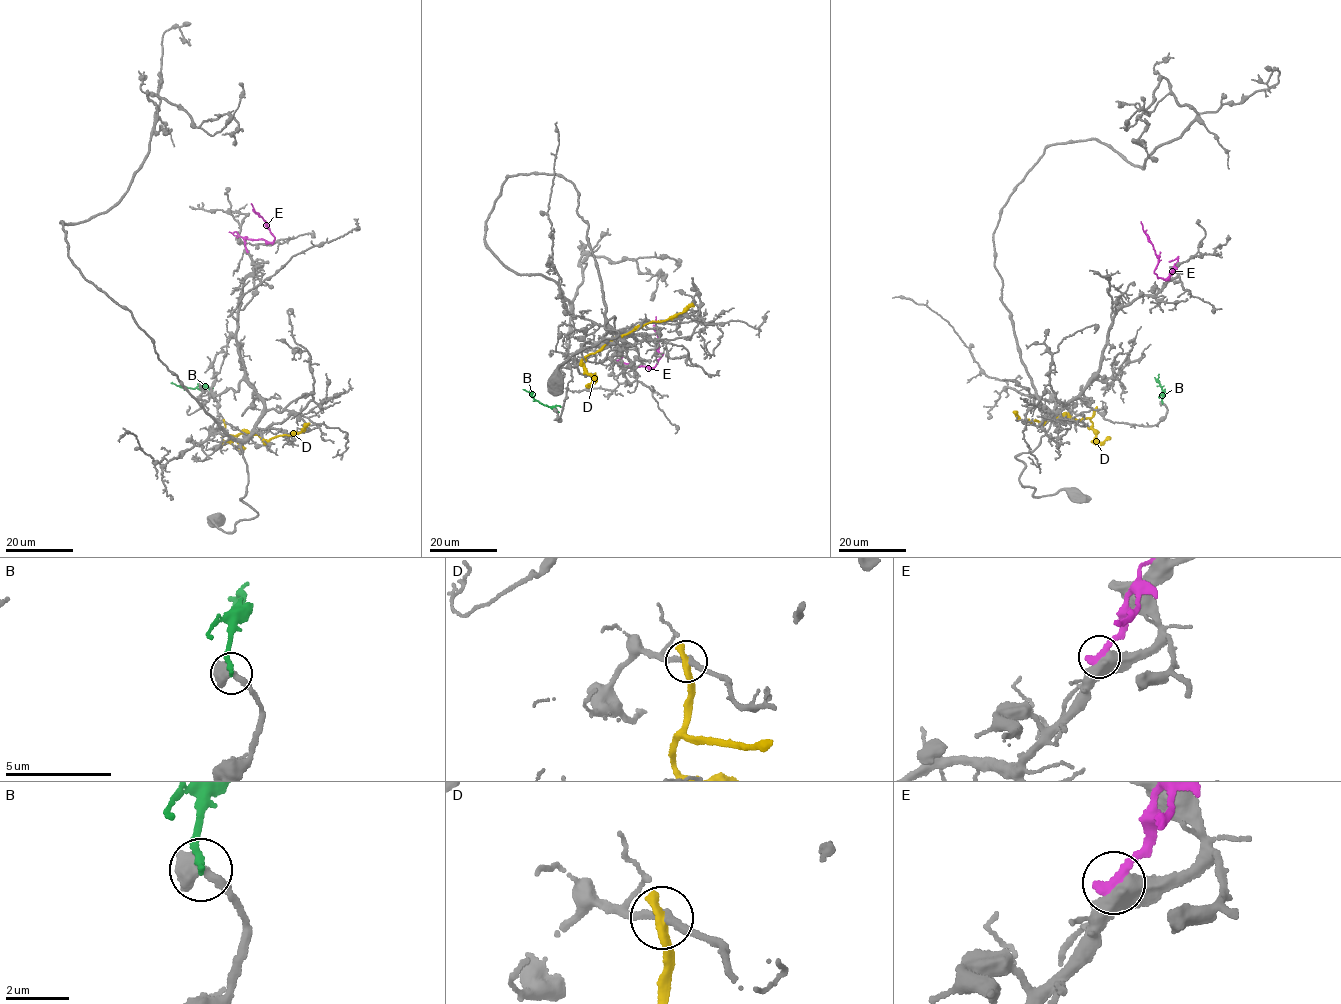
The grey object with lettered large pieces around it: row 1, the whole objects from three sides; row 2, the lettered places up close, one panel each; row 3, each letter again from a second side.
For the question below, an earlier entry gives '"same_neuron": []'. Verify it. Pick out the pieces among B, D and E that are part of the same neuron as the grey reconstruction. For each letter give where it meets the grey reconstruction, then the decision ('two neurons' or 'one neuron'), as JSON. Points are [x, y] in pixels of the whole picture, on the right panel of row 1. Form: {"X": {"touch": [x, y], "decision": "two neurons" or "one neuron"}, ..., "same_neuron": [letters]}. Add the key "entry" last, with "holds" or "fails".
{"B": {"touch": [1162, 403], "decision": "one neuron"}, "D": {"touch": [1095, 409], "decision": "two neurons"}, "E": {"touch": [1168, 278], "decision": "two neurons"}, "same_neuron": ["B"], "entry": "fails"}

